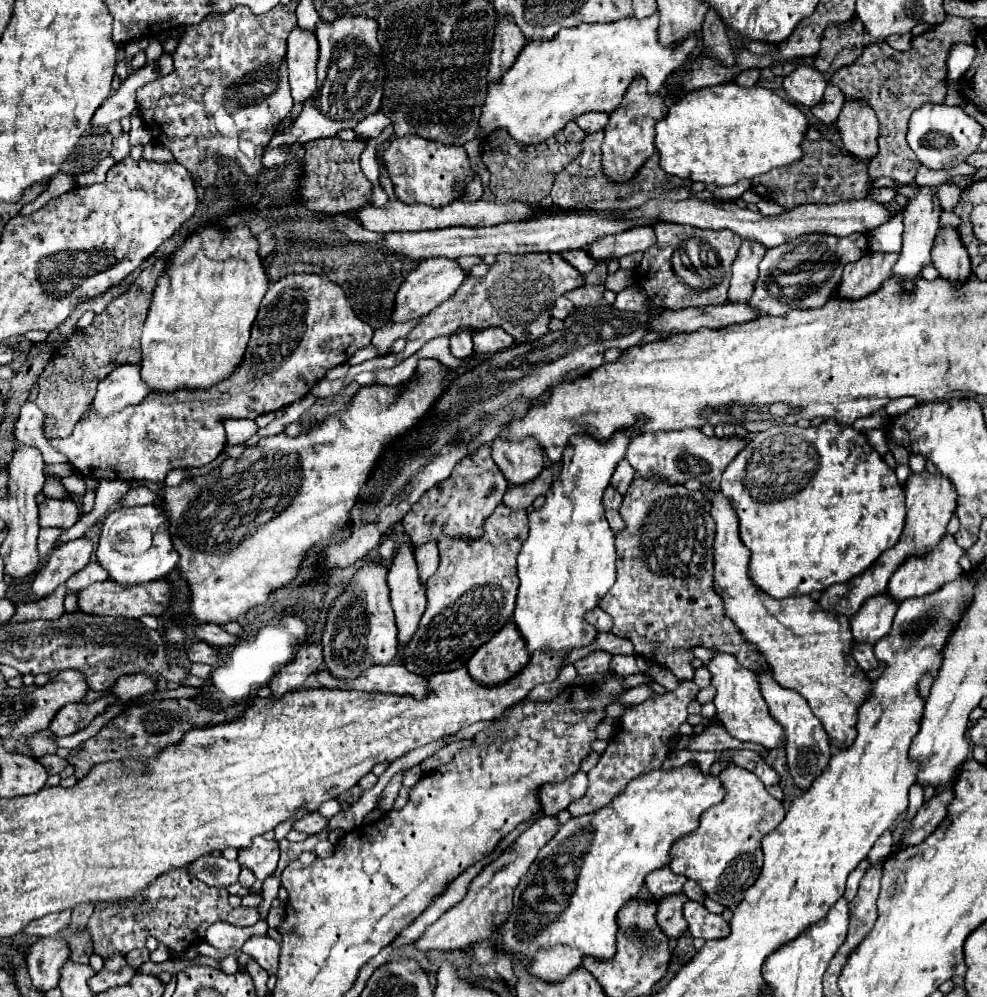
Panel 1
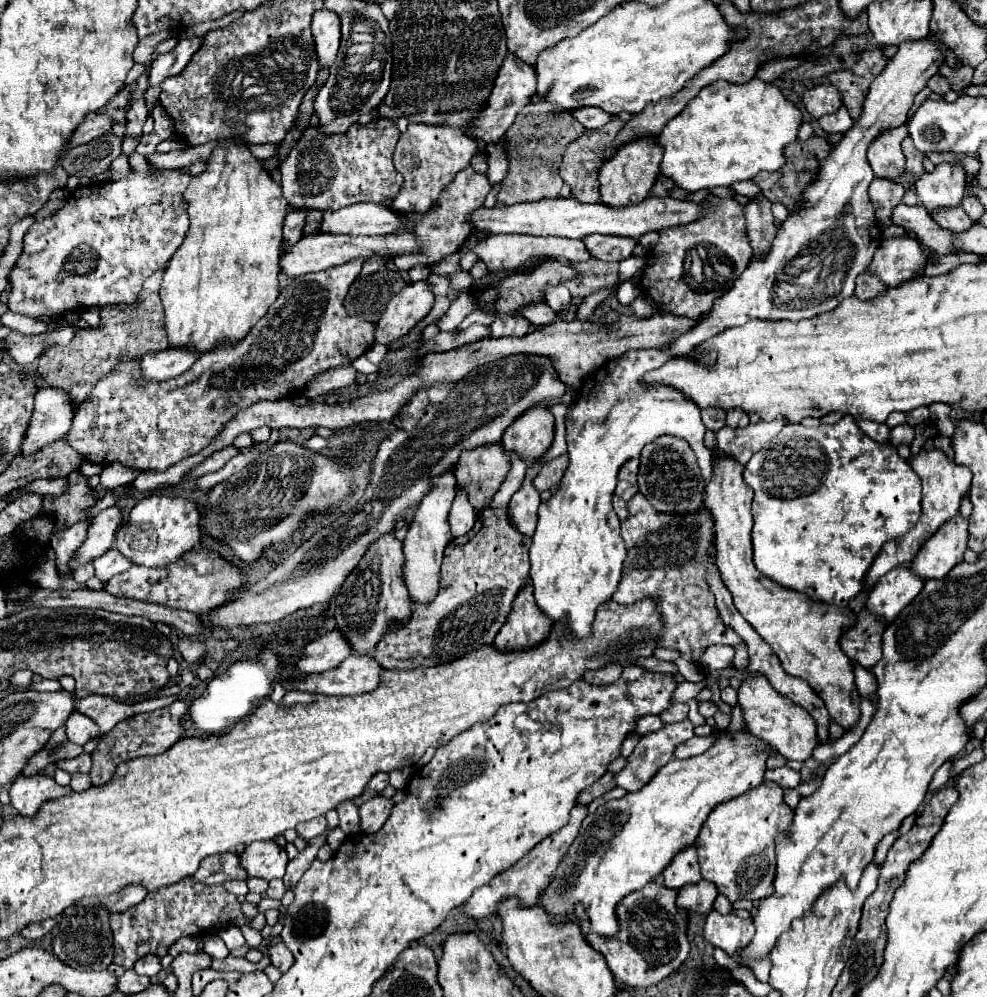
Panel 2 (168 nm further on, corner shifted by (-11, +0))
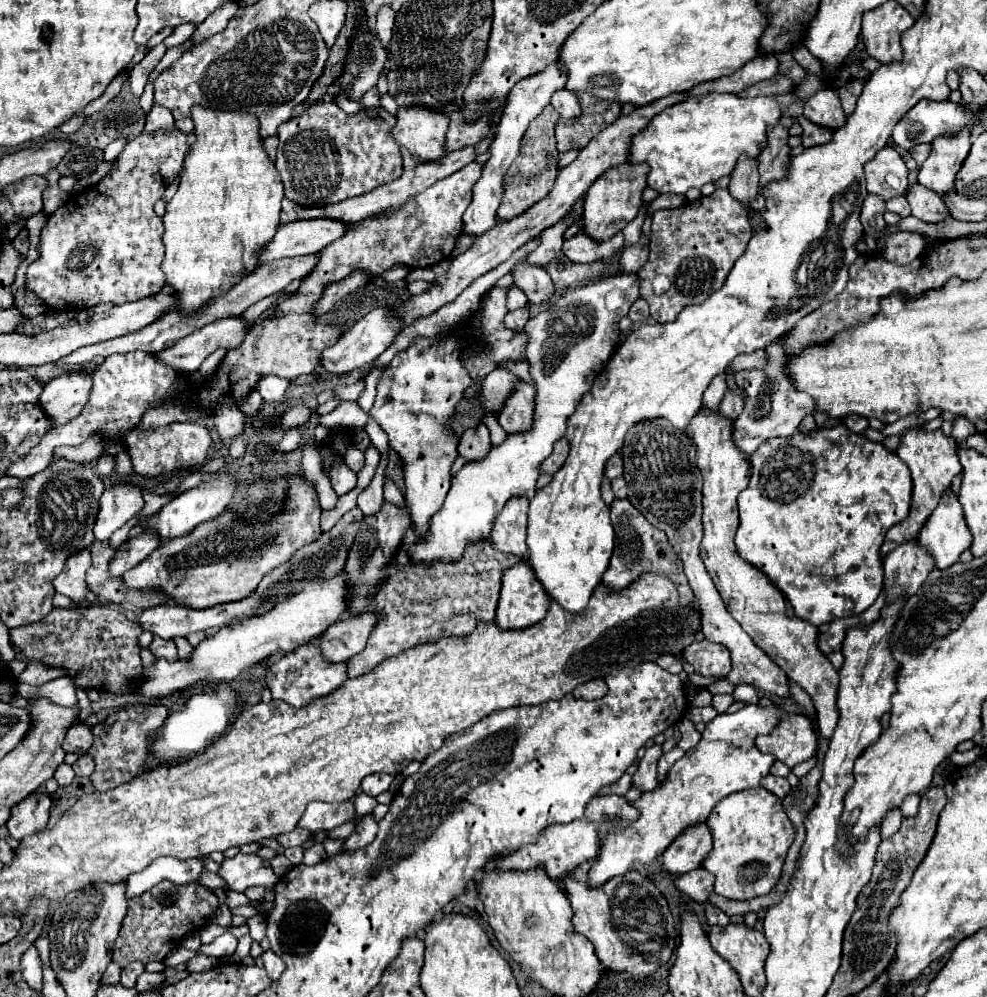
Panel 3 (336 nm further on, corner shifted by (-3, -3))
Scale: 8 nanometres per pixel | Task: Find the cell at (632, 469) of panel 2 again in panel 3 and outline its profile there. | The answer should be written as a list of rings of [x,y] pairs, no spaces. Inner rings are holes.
[[[615,453],[607,463],[605,463],[605,477],[609,479],[615,479],[623,473],[623,461],[621,461],[621,455]]]

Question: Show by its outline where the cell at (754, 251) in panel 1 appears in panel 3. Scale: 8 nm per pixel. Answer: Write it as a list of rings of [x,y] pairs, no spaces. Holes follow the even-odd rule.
[[[741,155],[737,159],[737,165],[735,165],[733,173],[731,173],[729,191],[747,211],[751,211],[747,203],[759,195],[757,193],[757,185],[759,185],[757,157],[755,159],[747,159],[747,155]]]

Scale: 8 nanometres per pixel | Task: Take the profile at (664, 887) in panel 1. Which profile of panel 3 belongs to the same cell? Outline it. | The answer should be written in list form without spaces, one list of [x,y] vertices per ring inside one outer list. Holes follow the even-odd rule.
[[[705,823],[691,827],[691,831],[683,831],[667,851],[663,851],[663,865],[673,875],[683,875],[687,871],[697,869],[705,855],[711,851],[711,829]]]

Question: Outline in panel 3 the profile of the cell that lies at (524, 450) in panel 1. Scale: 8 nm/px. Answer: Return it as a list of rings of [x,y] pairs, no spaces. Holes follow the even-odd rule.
[[[523,381],[515,387],[515,395],[507,399],[503,411],[499,413],[499,423],[507,433],[523,433],[533,425],[535,413],[535,389],[531,383]]]

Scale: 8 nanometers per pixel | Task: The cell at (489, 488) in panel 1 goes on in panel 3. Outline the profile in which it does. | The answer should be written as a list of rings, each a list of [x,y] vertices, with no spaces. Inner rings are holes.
[[[479,423],[471,431],[465,431],[459,443],[459,455],[465,457],[467,461],[483,459],[489,449],[491,449],[491,439],[489,439],[489,429],[485,423]]]

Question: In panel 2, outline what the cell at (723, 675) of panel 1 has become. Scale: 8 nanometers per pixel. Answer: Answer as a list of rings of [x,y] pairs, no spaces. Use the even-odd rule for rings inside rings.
[[[753,672],[747,680],[743,680],[737,690],[737,704],[741,706],[747,732],[765,740],[769,746],[775,746],[779,754],[783,754],[789,760],[803,762],[811,756],[813,748],[817,746],[815,720],[803,708],[795,706],[791,700],[777,694],[765,676]]]

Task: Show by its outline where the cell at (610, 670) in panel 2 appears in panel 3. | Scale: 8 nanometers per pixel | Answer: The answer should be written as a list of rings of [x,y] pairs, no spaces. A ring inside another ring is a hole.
[[[593,679],[593,681],[587,681],[587,683],[579,685],[579,687],[575,687],[573,697],[575,697],[575,699],[593,701],[593,699],[601,699],[605,693],[607,693],[605,681],[603,681],[603,679]]]

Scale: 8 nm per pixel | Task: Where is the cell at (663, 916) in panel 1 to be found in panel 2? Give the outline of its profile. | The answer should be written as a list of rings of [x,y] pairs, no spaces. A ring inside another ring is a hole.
[[[701,880],[695,884],[685,884],[679,890],[677,906],[683,910],[693,910],[695,914],[707,914],[713,910],[713,900],[717,896],[715,884]]]

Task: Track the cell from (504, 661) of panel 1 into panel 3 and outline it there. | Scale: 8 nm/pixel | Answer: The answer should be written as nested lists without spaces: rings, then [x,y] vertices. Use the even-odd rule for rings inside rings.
[[[525,559],[503,571],[503,587],[497,605],[497,621],[503,629],[525,629],[533,623],[539,623],[547,615],[549,603],[551,597],[547,595],[547,591],[543,591],[543,587],[539,587],[539,579],[535,579],[535,573],[531,571],[531,567],[527,567]]]

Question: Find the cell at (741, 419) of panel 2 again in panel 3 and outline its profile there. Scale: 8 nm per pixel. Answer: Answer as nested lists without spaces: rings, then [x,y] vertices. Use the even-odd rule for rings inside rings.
[[[725,391],[725,397],[719,405],[719,413],[729,419],[737,419],[741,411],[743,411],[743,393],[741,391]]]

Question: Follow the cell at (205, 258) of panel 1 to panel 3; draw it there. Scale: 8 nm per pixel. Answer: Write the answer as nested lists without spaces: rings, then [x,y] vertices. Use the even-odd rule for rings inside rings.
[[[201,105],[191,107],[191,119],[195,123],[195,137],[185,155],[179,189],[167,203],[163,215],[163,243],[167,251],[161,265],[161,271],[167,275],[167,285],[175,287],[179,309],[185,313],[193,313],[203,307],[205,301],[227,293],[243,275],[257,267],[261,249],[273,239],[279,227],[281,199],[285,197],[279,171],[263,147],[259,119],[251,113],[219,111]]]

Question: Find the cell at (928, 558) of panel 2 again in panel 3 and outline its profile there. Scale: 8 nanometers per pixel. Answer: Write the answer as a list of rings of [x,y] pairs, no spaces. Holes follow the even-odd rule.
[[[947,489],[937,509],[919,531],[919,543],[931,551],[937,569],[951,567],[951,563],[959,561],[959,555],[969,549],[971,533],[963,521],[961,505],[955,493]]]

